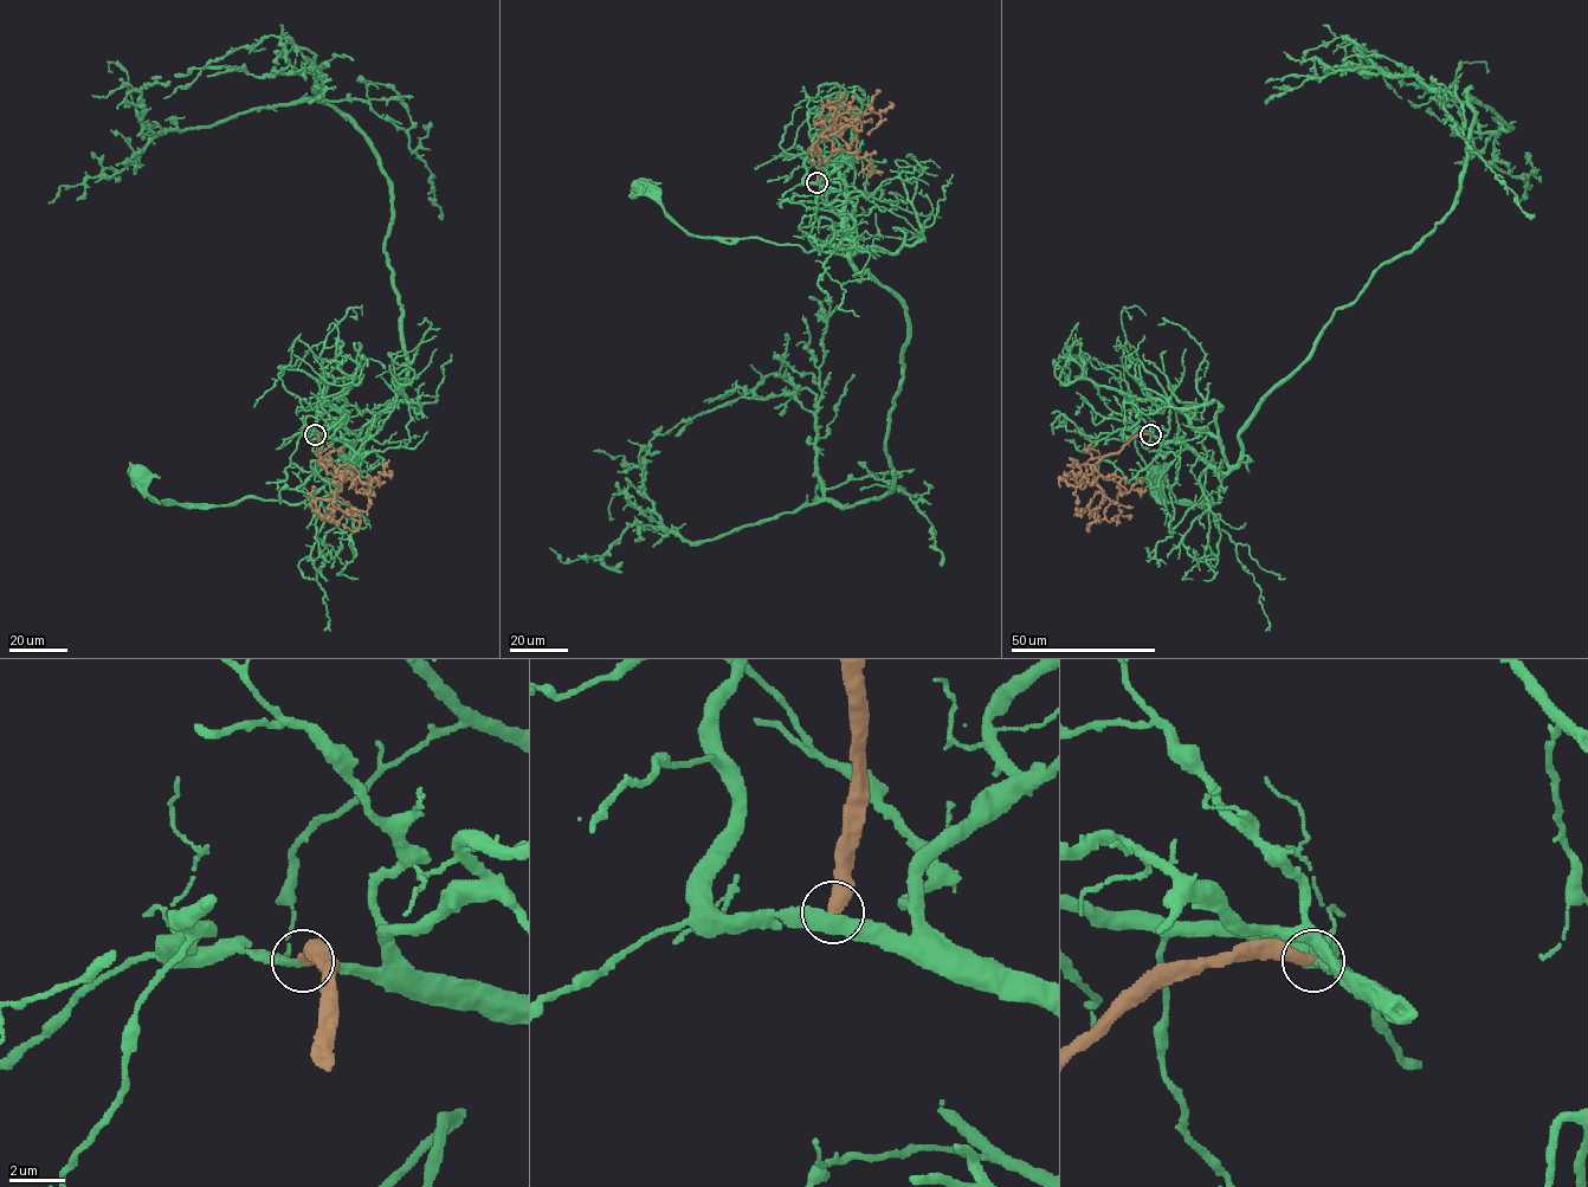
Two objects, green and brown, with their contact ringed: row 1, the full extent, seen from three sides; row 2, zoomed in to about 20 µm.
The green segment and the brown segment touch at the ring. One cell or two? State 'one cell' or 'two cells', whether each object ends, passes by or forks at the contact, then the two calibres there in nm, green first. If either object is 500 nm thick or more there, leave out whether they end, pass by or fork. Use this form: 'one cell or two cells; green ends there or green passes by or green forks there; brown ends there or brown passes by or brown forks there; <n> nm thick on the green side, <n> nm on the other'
two cells; green passes by; brown ends there; 400 nm thick on the green side, 440 nm on the other

